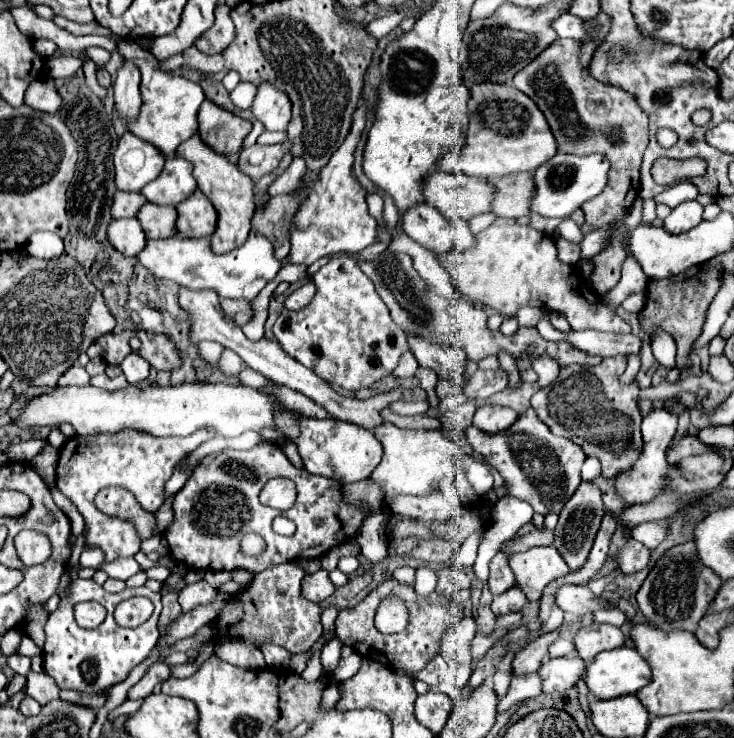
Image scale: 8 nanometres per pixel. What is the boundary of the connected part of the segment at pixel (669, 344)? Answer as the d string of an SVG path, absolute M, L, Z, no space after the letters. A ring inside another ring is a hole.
M662 332L660 336L652 338L652 352L654 358L668 370L676 368L676 342L672 336Z

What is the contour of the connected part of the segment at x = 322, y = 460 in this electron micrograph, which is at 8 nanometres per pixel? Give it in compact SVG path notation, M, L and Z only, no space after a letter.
M306 418L302 424L298 422L298 430L300 434L294 444L304 462L304 470L308 470L310 474L338 478L342 484L350 484L368 478L382 460L382 444L370 430L360 428L356 424L342 422L336 418Z

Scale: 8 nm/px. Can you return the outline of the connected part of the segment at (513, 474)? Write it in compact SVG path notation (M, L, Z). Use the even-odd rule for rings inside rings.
M532 408L524 412L508 432L488 436L482 434L478 428L470 426L470 430L466 430L464 434L470 446L488 464L492 464L502 474L502 478L506 478L510 494L514 494L520 500L528 500L536 514L560 514L562 506L570 500L570 496L576 492L580 484L580 468L586 460L584 450L576 442L552 434L550 428L536 416Z

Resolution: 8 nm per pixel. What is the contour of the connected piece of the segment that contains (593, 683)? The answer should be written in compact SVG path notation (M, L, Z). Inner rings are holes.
M622 646L600 652L600 656L588 664L584 680L598 700L612 700L616 696L636 694L650 684L652 668L634 648Z

